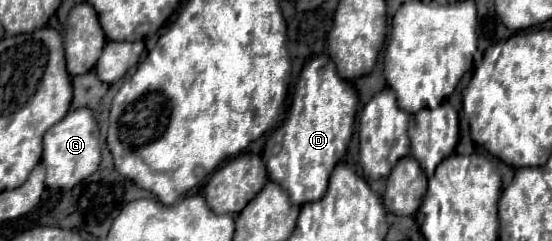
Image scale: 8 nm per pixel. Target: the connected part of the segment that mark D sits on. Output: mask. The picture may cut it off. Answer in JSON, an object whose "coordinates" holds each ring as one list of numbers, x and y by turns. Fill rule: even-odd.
{"coordinates":[[319,54,305,62,295,84,287,118,273,131,263,150,269,178,283,186,293,204,301,206,305,202,315,202,325,194,329,174,343,158,351,140,355,112,357,90,349,80,337,74,331,58]]}

